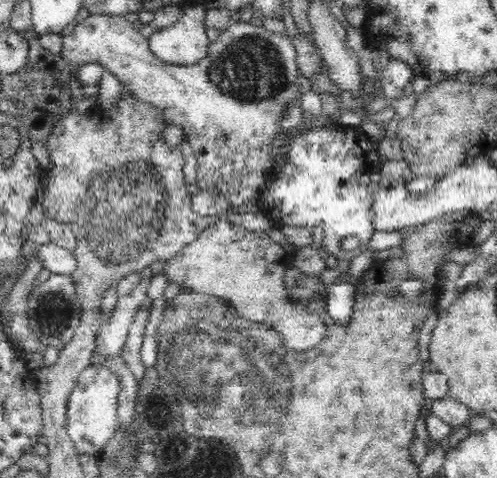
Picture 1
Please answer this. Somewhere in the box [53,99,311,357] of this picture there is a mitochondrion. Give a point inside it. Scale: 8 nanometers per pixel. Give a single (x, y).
(127, 248)

